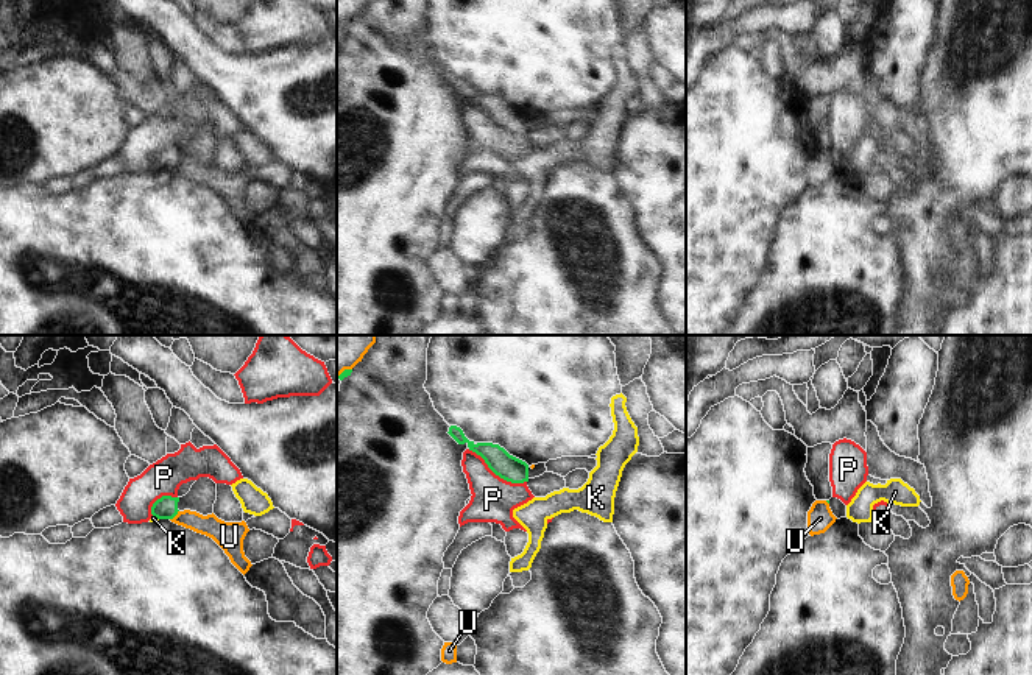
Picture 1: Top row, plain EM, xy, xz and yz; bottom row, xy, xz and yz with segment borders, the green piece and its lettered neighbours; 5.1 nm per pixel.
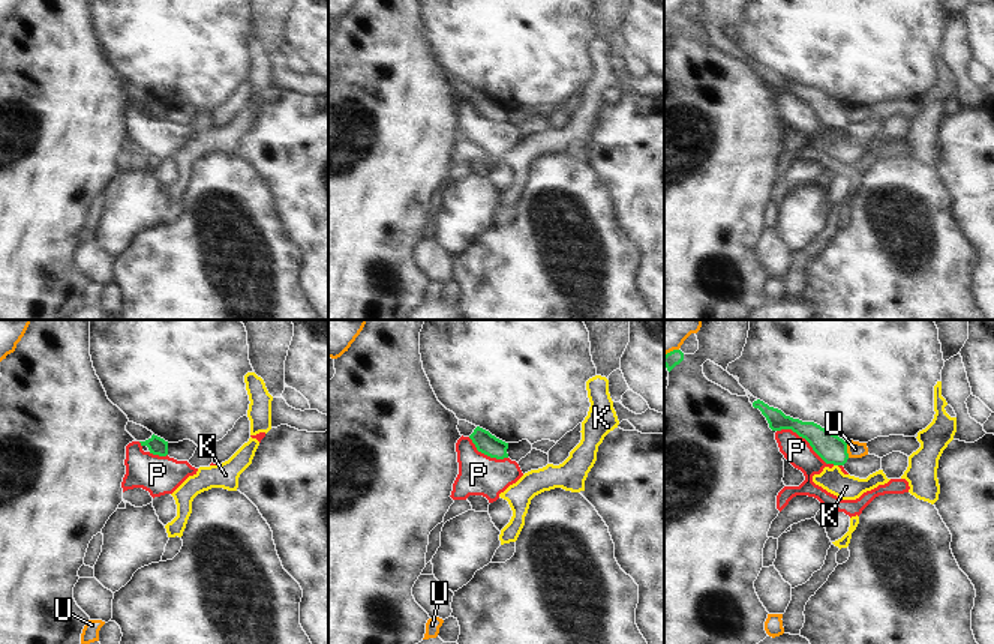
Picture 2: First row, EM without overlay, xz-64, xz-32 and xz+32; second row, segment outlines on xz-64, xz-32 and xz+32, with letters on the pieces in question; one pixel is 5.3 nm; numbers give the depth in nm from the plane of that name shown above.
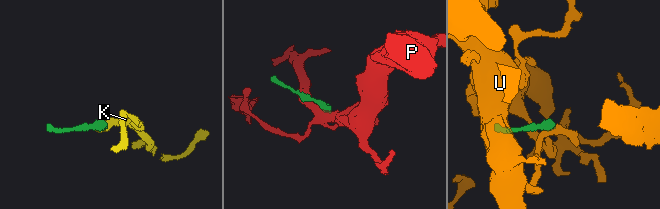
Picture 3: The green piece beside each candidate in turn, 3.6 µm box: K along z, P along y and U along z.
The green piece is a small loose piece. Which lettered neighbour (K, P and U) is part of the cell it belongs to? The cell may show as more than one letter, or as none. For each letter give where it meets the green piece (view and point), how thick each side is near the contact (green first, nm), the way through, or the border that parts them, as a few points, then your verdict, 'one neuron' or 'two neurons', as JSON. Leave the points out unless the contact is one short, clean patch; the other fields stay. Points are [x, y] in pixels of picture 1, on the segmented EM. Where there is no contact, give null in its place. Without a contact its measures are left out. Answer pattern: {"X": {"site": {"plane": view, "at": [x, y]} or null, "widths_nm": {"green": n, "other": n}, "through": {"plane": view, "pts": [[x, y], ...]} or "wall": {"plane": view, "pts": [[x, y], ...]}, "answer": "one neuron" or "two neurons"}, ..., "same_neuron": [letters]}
{"K": {"site": {"plane": "xy", "at": [156, 516]}, "widths_nm": {"green": 120, "other": 20}, "wall": {"plane": "xy", "pts": [[153, 515], [158, 519]]}, "answer": "two neurons"}, "P": {"site": {"plane": "xz", "at": [496, 474]}, "widths_nm": {"green": 130, "other": 220}, "answer": "two neurons"}, "U": {"site": {"plane": "xy", "at": [175, 515]}, "widths_nm": {"green": 120, "other": 110}, "answer": "two neurons"}, "same_neuron": []}

